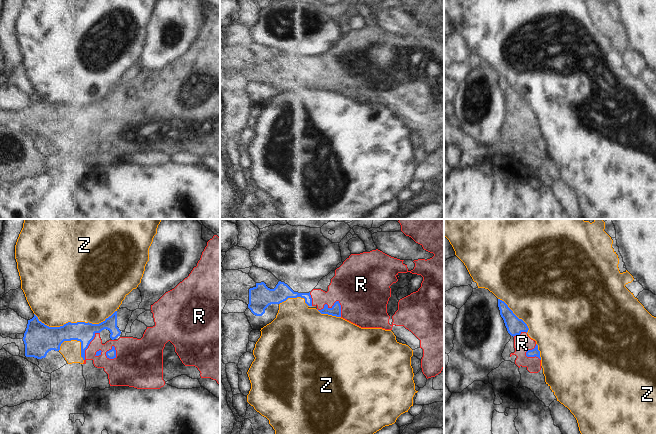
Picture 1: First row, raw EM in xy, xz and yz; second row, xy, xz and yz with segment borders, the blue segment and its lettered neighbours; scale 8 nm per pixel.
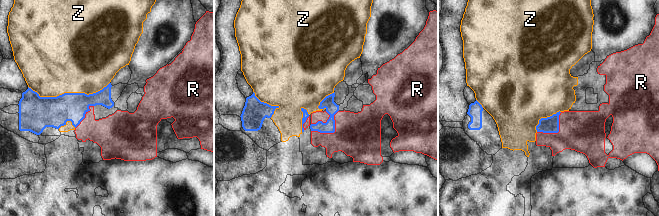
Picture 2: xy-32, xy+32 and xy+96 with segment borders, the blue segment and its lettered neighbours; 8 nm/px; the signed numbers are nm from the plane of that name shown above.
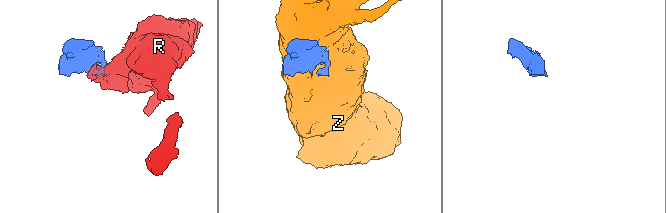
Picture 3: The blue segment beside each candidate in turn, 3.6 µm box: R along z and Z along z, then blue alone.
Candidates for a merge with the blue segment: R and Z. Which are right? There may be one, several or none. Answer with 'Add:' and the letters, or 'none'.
Add: R

